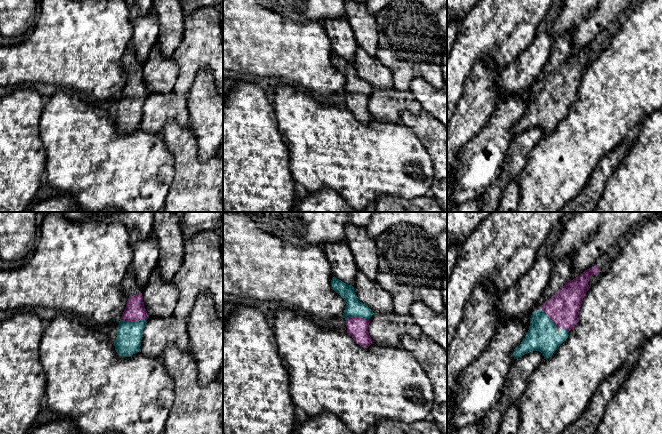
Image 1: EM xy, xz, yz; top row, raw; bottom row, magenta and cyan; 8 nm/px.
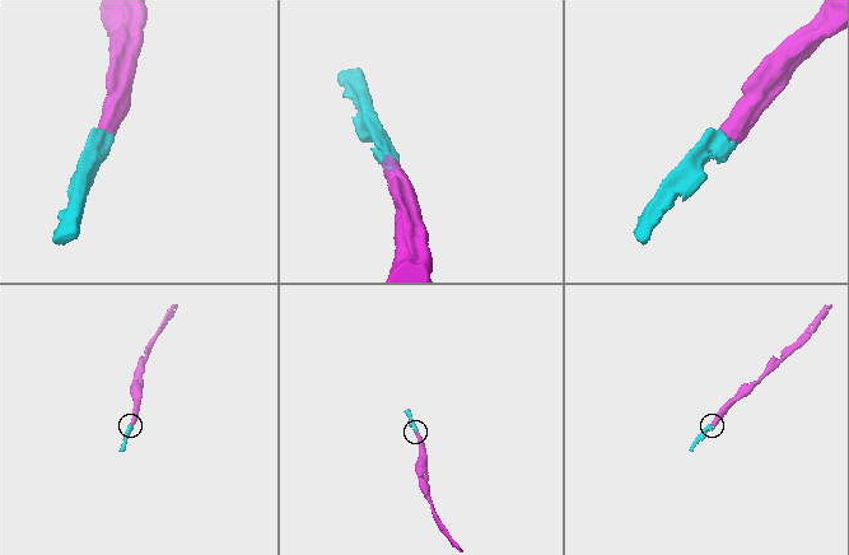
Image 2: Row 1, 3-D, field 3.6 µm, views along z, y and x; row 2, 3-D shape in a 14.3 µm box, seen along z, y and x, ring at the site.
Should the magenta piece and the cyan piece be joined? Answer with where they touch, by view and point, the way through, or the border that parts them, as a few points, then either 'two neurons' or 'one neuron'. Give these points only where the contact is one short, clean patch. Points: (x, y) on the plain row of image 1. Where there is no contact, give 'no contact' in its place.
meets magenta in xy at (133, 96); runs through xy (134, 86), (133, 96), (129, 109); one neuron

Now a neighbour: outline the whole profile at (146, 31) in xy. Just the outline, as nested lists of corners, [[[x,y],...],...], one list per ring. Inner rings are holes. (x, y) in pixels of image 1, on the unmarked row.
[[[153,8],[149,12],[140,11],[132,21],[132,26],[133,33],[130,43],[134,47],[138,61],[143,66],[159,38],[159,18]]]

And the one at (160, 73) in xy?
[[[158,42],[151,49],[141,69],[149,93],[166,95],[173,91],[178,76],[178,66],[171,57],[164,57],[161,54]]]

